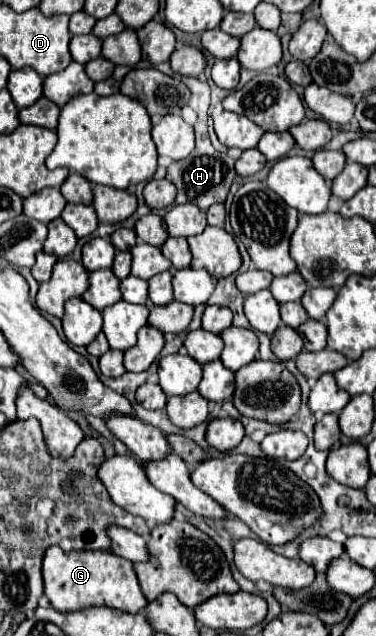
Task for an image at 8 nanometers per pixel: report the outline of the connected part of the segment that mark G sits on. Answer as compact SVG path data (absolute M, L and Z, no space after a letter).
M50 547L44 555L42 573L44 593L52 607L62 613L74 613L88 607L112 607L124 613L138 613L148 605L134 571L134 563L116 557L110 551L64 553L60 547Z

